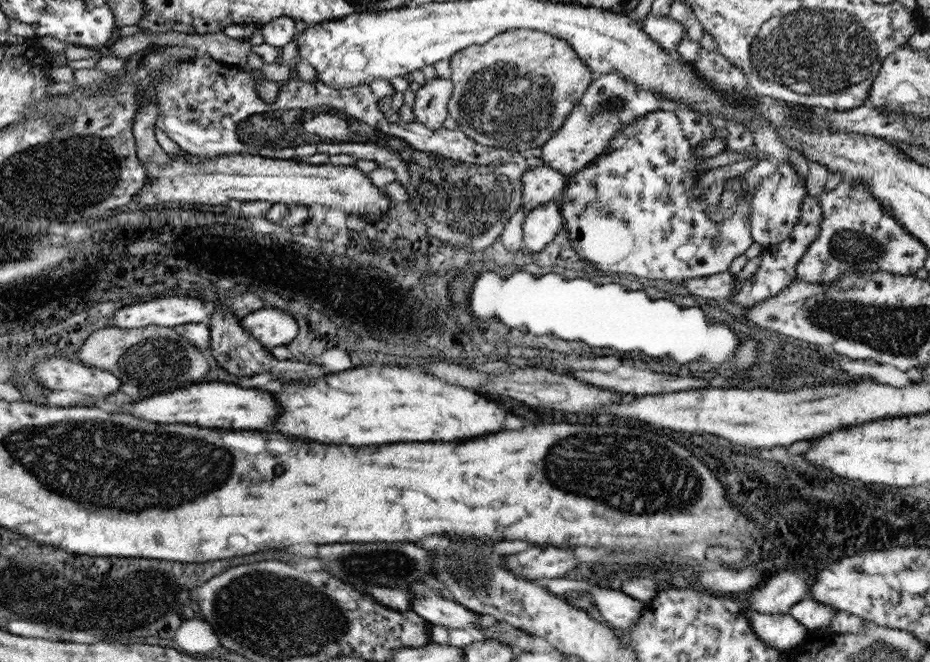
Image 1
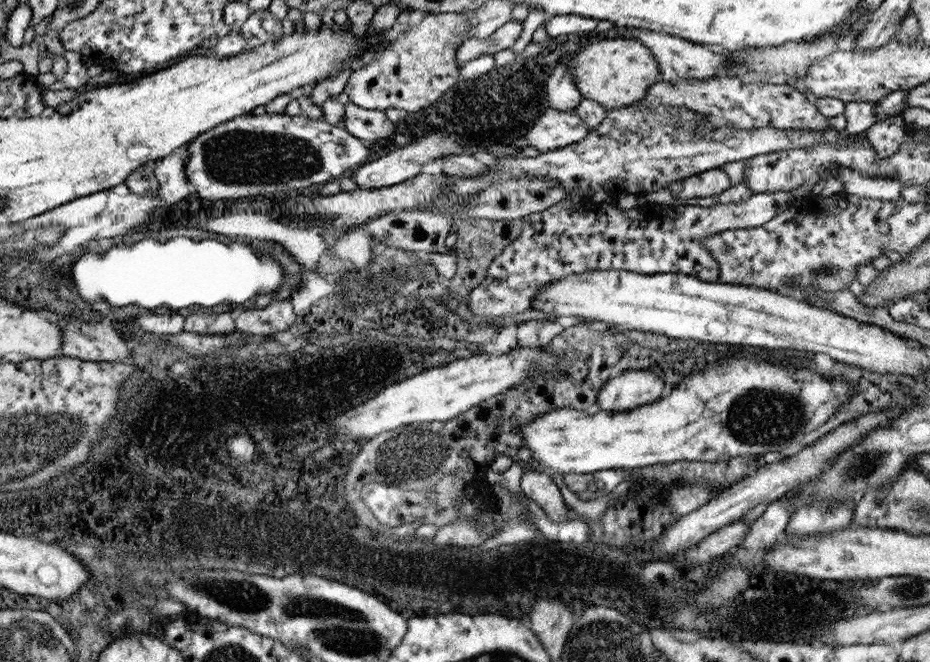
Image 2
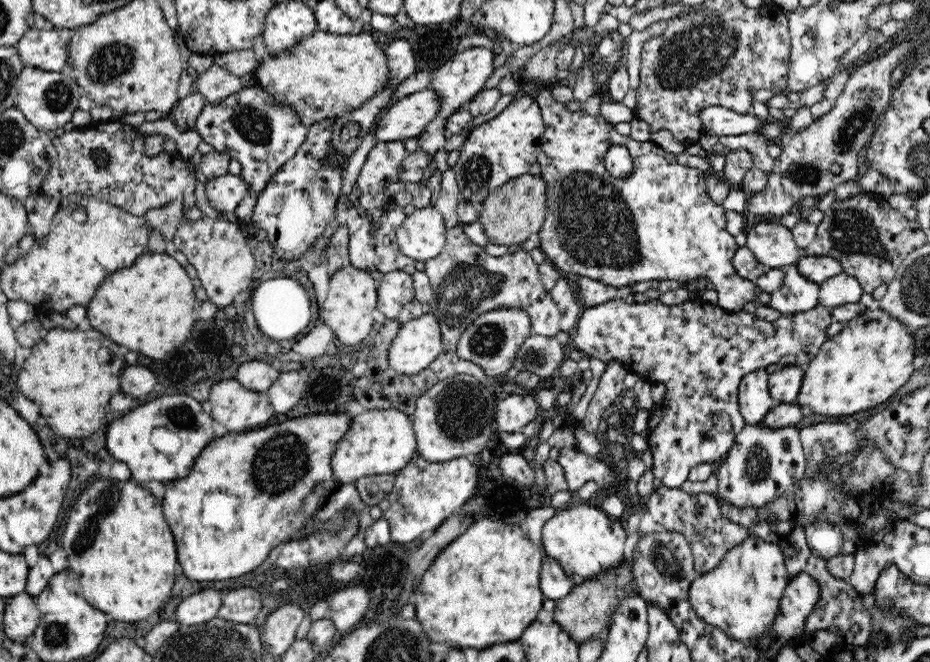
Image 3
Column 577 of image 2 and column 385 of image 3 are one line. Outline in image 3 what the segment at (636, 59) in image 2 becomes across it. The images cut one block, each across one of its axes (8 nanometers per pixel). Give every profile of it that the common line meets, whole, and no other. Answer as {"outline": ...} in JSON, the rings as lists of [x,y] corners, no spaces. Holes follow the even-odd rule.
{"outline":[[[369,29],[349,35],[337,35],[317,30],[312,36],[306,36],[294,48],[286,50],[280,56],[266,53],[265,61],[257,67],[253,74],[253,82],[267,88],[278,103],[292,105],[302,123],[308,128],[311,124],[325,118],[340,118],[348,112],[358,110],[362,104],[391,88],[390,67],[388,56],[371,35]]]}

